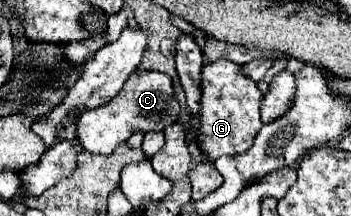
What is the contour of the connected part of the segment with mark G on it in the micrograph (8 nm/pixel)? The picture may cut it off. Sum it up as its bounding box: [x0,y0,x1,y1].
[197,60,263,160]

